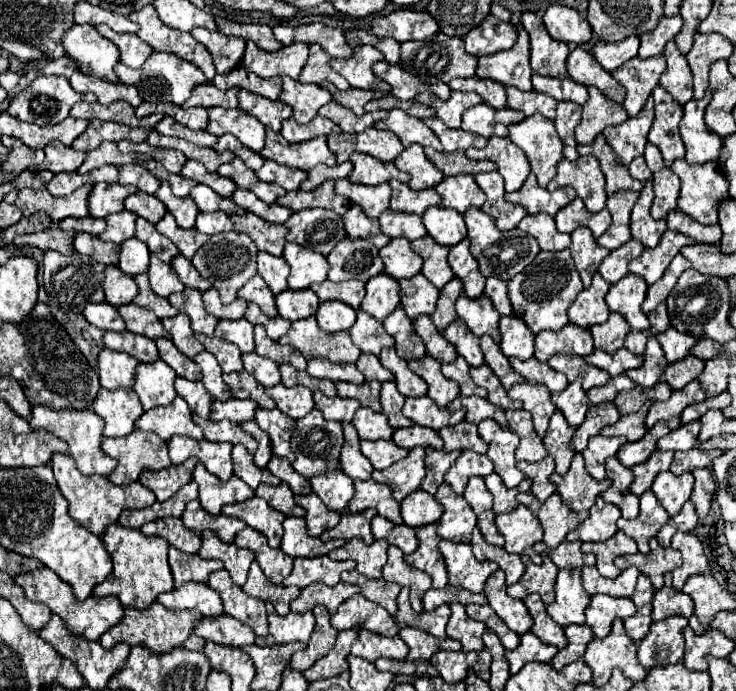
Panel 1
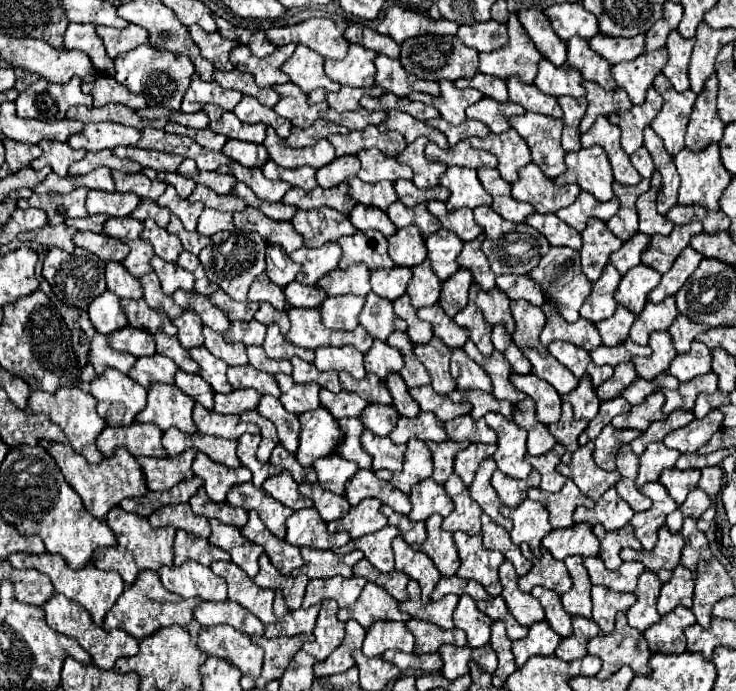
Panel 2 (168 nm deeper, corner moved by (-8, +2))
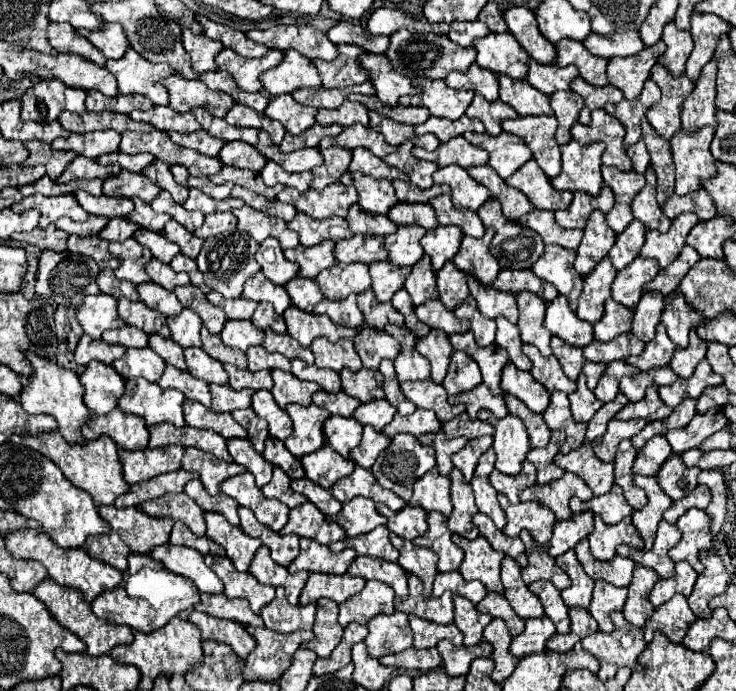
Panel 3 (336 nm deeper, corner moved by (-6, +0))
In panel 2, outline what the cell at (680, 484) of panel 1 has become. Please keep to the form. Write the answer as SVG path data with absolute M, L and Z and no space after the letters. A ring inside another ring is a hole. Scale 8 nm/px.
M665 469L659 477L659 483L669 491L669 495L677 505L683 505L687 493L697 487L699 477L701 477L699 469L687 469L687 471Z

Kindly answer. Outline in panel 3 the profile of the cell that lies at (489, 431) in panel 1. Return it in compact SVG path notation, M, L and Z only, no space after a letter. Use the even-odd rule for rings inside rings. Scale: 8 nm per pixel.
M487 409L479 411L479 419L489 421L495 429L493 433L493 447L497 451L495 469L505 475L517 475L521 471L521 463L525 461L525 455L531 451L531 443L523 421L515 415L497 419Z

